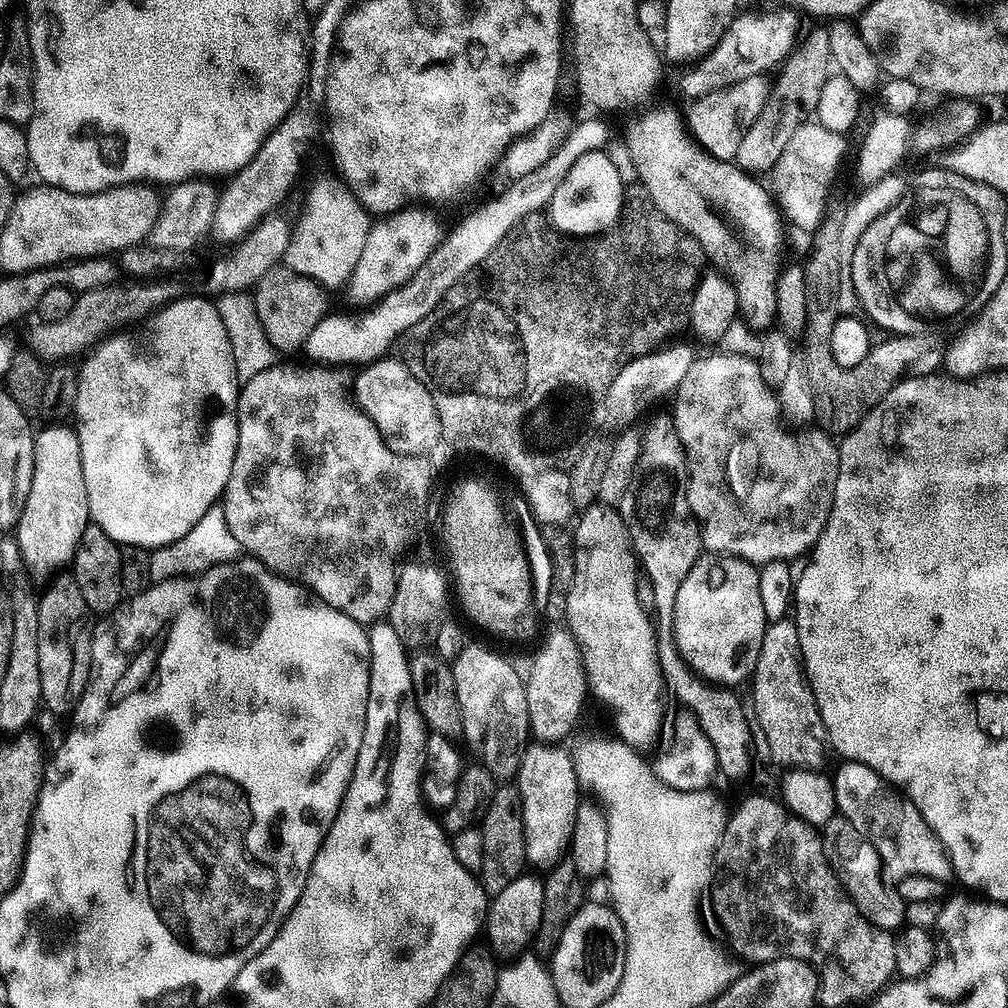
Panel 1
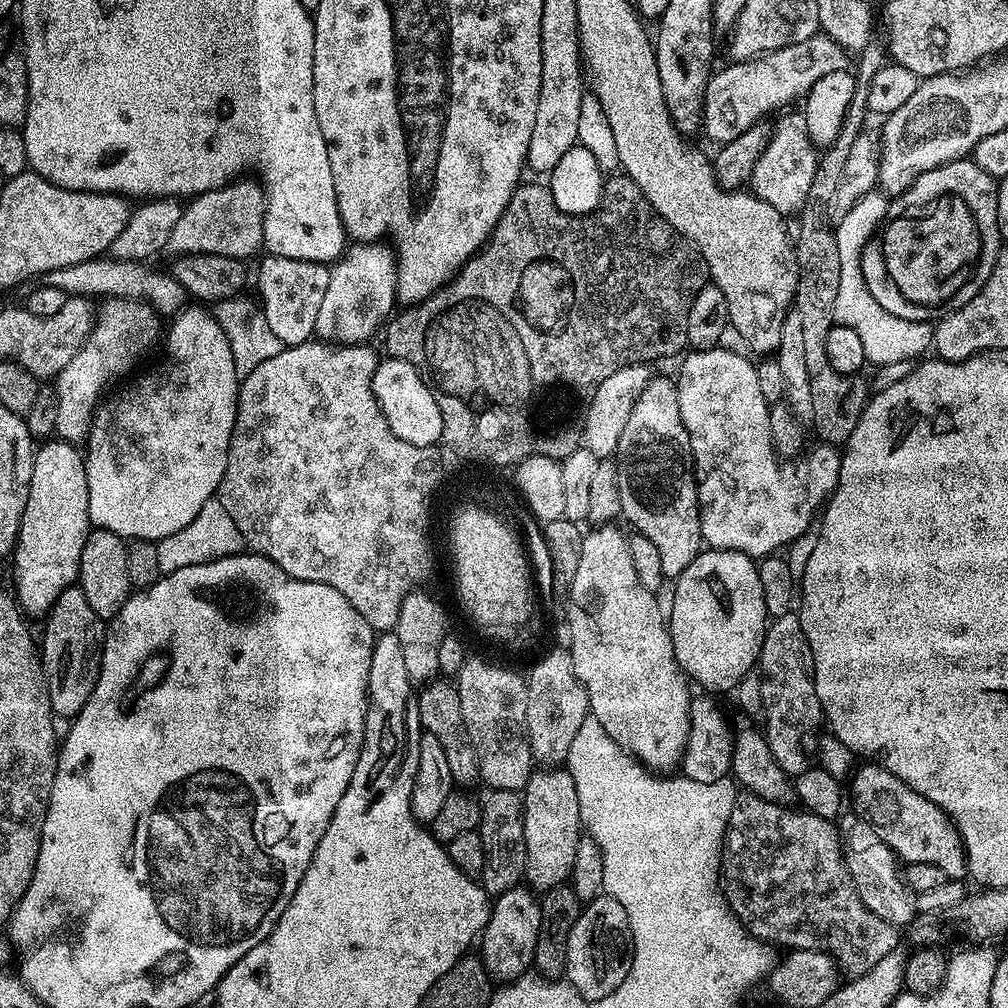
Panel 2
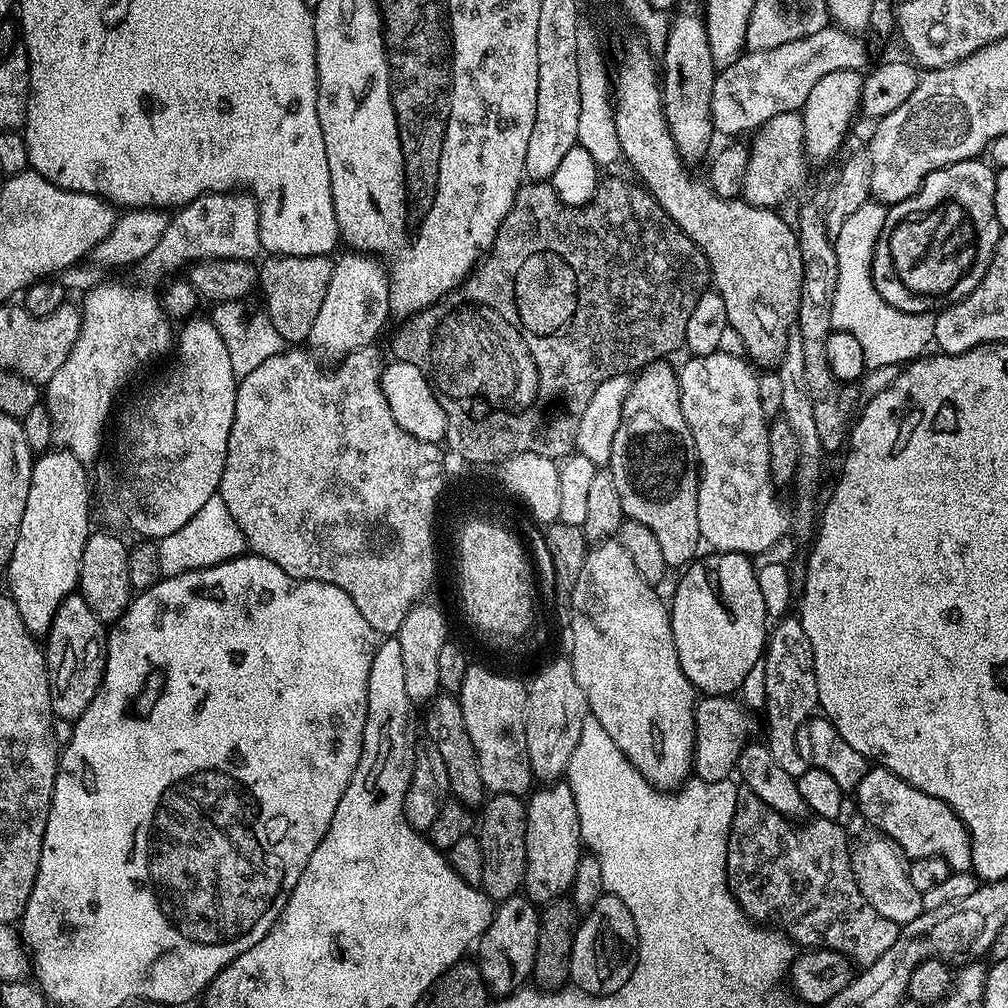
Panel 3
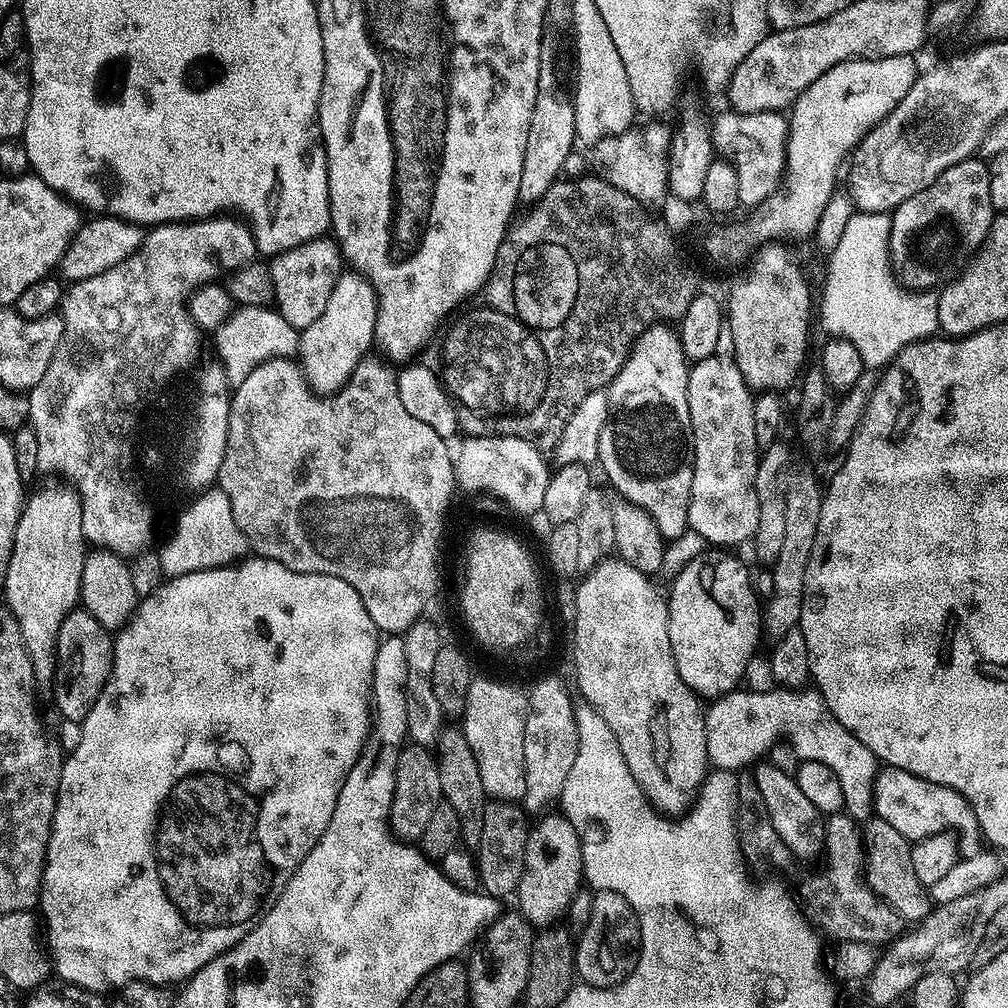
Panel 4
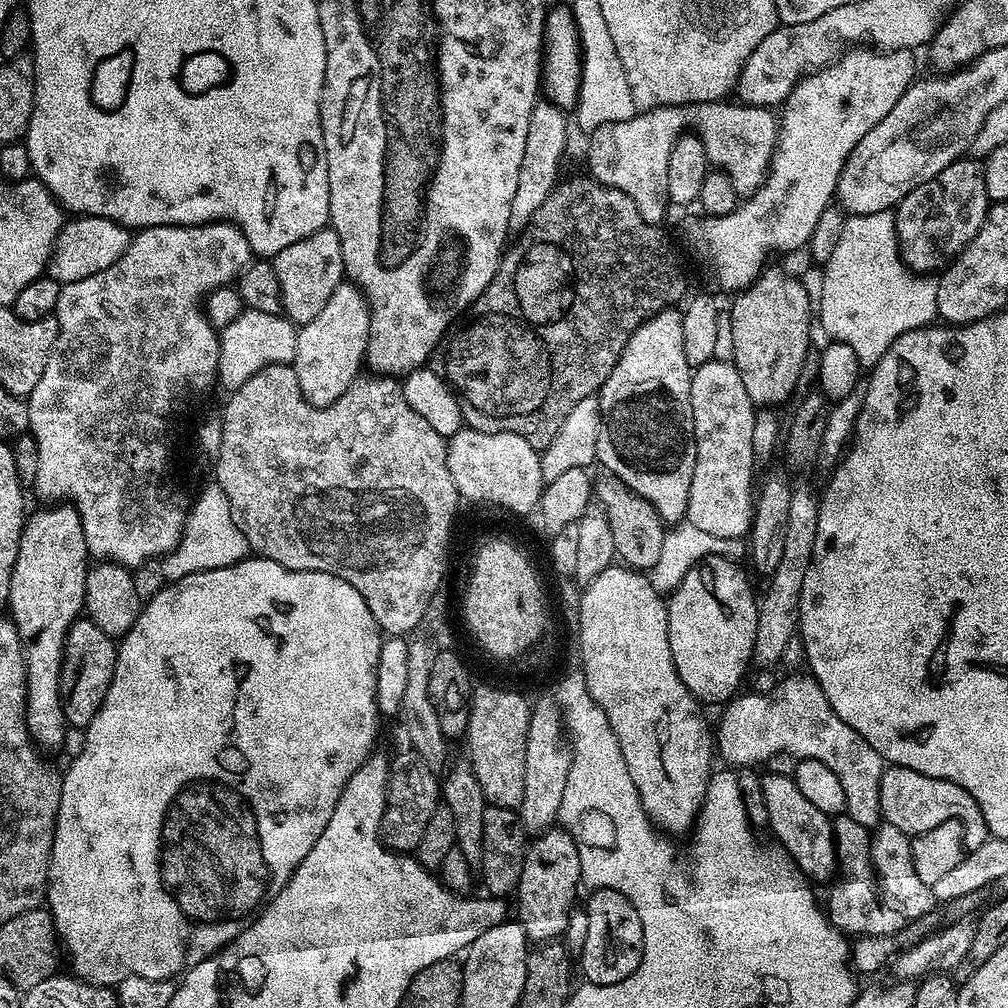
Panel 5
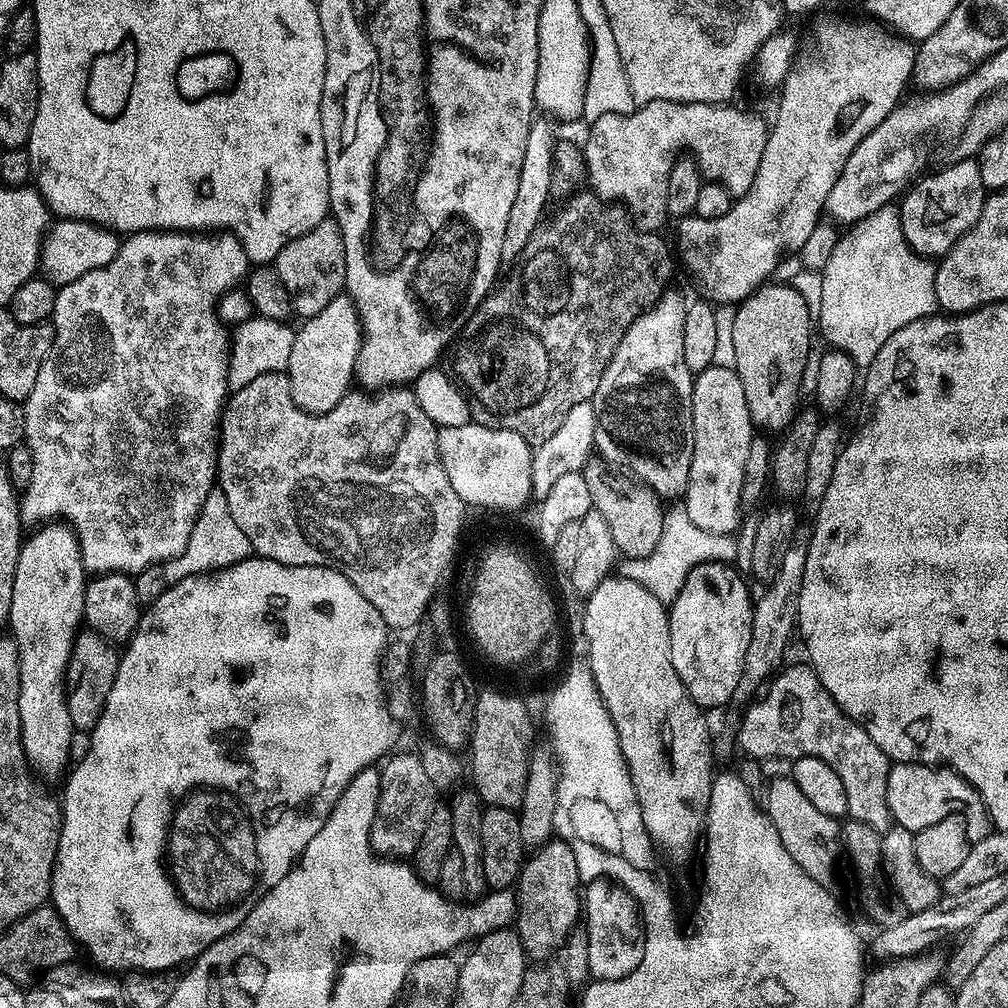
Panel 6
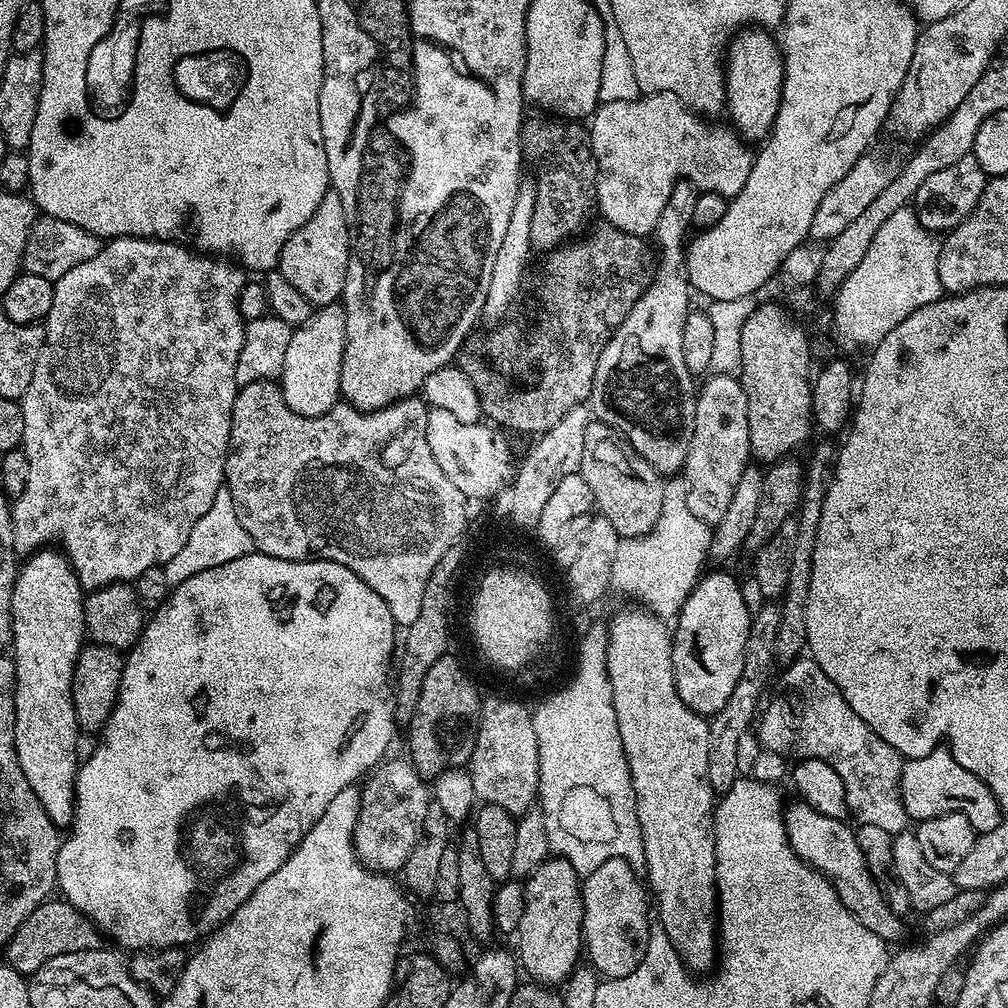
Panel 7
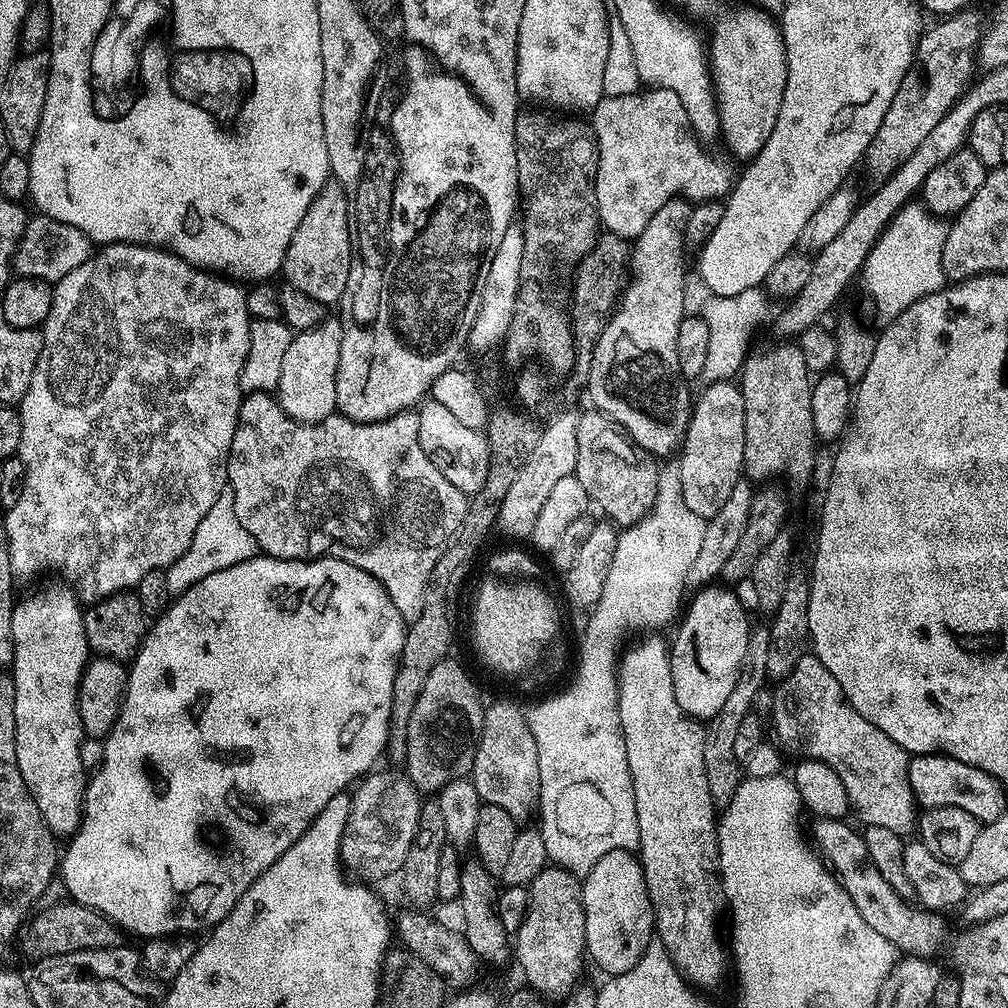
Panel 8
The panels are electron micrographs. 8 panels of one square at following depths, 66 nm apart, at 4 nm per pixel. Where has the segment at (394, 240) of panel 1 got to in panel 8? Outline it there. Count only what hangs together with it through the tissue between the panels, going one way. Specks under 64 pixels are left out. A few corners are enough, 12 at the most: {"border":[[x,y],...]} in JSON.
{"border":[[342,326],[293,335],[275,395],[297,425],[337,411]]}

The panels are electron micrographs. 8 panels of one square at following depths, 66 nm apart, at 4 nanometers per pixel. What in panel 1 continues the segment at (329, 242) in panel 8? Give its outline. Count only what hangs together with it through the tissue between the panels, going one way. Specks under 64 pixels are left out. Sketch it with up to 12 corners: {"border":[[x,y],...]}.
{"border":[[269,269],[254,286],[277,353],[307,345],[329,311],[310,276]]}

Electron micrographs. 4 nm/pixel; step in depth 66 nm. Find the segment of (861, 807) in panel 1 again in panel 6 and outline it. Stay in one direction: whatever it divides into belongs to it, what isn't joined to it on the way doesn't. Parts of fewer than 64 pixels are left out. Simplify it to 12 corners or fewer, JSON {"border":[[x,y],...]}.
{"border":[[893,763],[886,798],[914,834],[963,818],[994,828],[984,800],[947,766]]}

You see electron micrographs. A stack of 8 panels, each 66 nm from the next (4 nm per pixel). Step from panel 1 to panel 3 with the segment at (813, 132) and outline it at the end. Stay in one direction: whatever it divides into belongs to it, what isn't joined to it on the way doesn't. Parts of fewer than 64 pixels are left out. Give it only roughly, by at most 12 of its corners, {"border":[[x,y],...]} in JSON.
{"border":[[783,112],[751,141],[743,199],[779,209],[804,184],[804,118]]}

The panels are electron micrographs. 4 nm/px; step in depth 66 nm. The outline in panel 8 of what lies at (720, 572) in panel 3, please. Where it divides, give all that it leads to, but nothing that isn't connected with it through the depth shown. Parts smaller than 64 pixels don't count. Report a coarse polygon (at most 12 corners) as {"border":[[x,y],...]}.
{"border":[[695,593],[670,640],[674,698],[708,722],[738,682],[748,612]]}

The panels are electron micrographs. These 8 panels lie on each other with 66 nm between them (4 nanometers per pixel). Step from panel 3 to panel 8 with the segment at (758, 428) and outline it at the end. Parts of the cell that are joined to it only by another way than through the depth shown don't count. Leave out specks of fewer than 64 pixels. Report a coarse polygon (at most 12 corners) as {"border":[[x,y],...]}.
{"border":[[735,383],[695,397],[678,452],[682,498],[705,518],[744,471]]}

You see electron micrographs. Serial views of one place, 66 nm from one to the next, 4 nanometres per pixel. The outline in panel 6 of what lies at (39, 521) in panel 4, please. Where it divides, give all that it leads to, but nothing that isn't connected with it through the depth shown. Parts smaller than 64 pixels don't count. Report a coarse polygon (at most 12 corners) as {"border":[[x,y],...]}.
{"border":[[76,533],[20,546],[7,627],[20,652],[20,741],[63,777],[68,659],[84,618]]}

